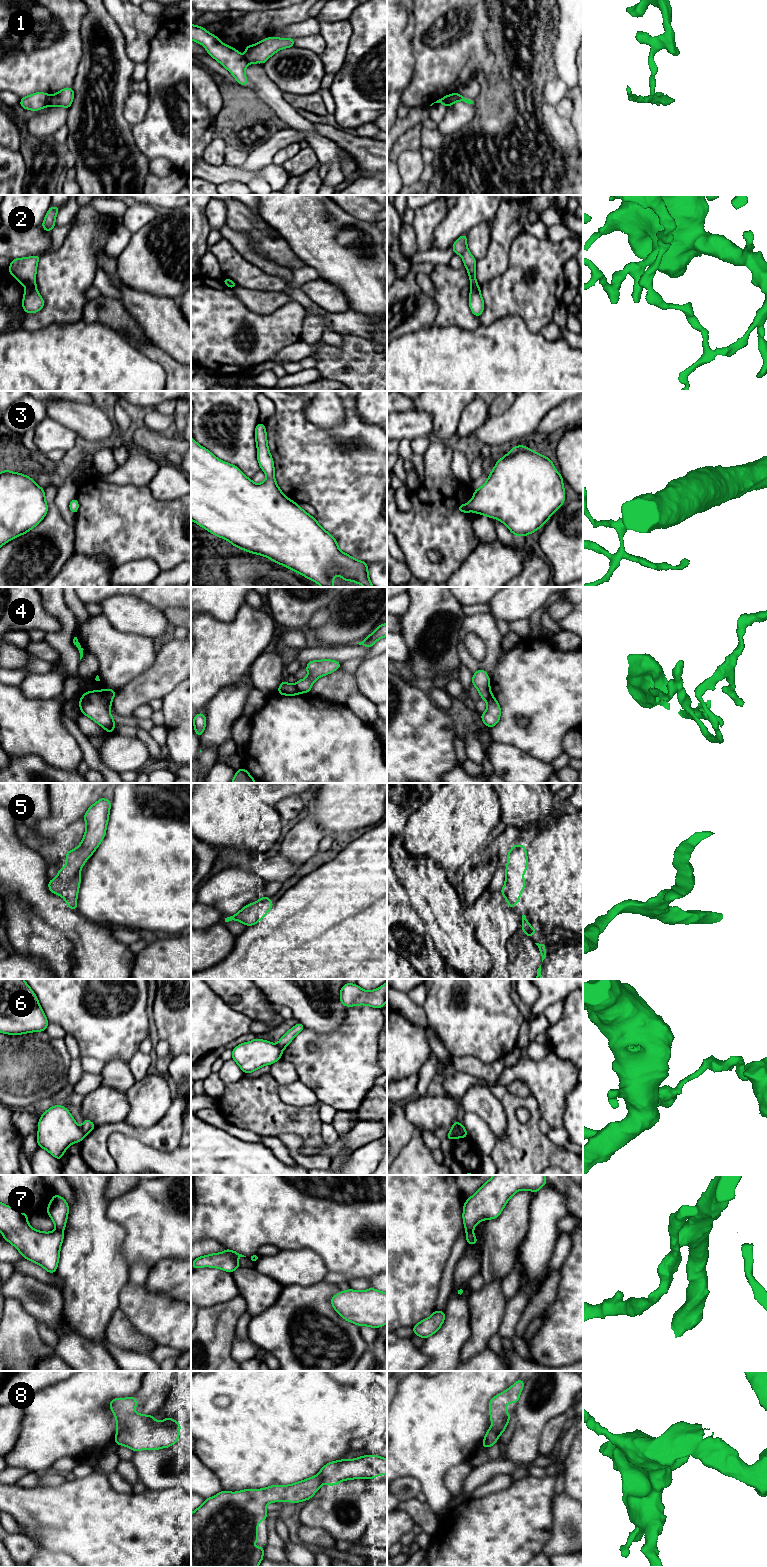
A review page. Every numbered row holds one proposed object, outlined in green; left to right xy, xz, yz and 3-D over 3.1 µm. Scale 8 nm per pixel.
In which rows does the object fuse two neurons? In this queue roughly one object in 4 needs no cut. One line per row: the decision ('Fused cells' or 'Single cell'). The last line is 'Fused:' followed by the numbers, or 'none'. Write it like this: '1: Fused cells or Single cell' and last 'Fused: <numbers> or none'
1: Fused cells
2: Fused cells
3: Single cell
4: Fused cells
5: Single cell
6: Fused cells
7: Fused cells
8: Fused cells
Fused: 1, 2, 4, 6, 7, 8

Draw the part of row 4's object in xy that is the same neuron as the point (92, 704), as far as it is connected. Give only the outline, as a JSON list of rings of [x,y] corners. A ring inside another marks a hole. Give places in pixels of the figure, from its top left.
[[[99,690],[84,692],[78,702],[81,713],[99,724],[107,733],[114,732],[116,722],[110,713],[112,702],[104,699]]]

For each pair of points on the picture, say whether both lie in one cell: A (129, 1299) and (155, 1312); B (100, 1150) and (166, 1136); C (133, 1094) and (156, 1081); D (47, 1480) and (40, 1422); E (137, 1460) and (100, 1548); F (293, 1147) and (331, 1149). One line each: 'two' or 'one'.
A: one
B: one
C: one
D: two
E: two
F: two

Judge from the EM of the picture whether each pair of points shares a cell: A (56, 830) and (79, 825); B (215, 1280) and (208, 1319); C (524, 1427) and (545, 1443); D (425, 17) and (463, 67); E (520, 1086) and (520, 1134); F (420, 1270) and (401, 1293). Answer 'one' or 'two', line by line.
A: two
B: two
C: two
D: one
E: two
F: one

